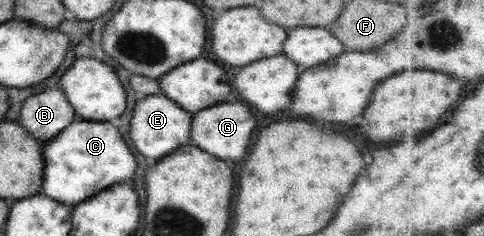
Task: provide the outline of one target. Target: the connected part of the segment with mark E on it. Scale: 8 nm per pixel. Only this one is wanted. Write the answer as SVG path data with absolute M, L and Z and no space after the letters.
M164 95L146 96L135 101L129 121L130 147L144 157L164 157L178 146L192 143L189 137L191 117L179 105Z

